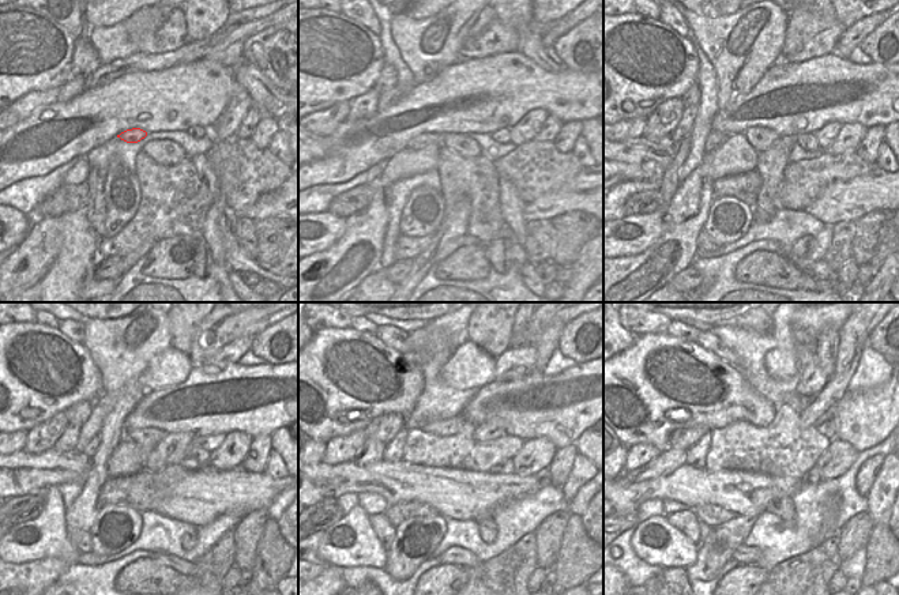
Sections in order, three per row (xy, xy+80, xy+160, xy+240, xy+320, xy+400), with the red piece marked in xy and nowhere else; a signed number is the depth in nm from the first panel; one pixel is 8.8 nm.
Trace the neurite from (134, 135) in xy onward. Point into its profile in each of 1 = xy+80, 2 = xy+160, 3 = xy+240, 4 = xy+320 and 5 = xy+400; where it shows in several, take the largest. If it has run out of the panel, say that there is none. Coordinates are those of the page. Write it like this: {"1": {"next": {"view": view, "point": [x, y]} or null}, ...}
{"1": {"next": {"view": "xy+80", "point": [422, 140]}}, "2": {"next": {"view": "xy+160", "point": [714, 140]}}, "3": {"next": {"view": "xy+240", "point": [93, 445]}}, "4": {"next": {"view": "xy+320", "point": [394, 451]}}, "5": {"next": {"view": "xy+400", "point": [696, 454]}}}

